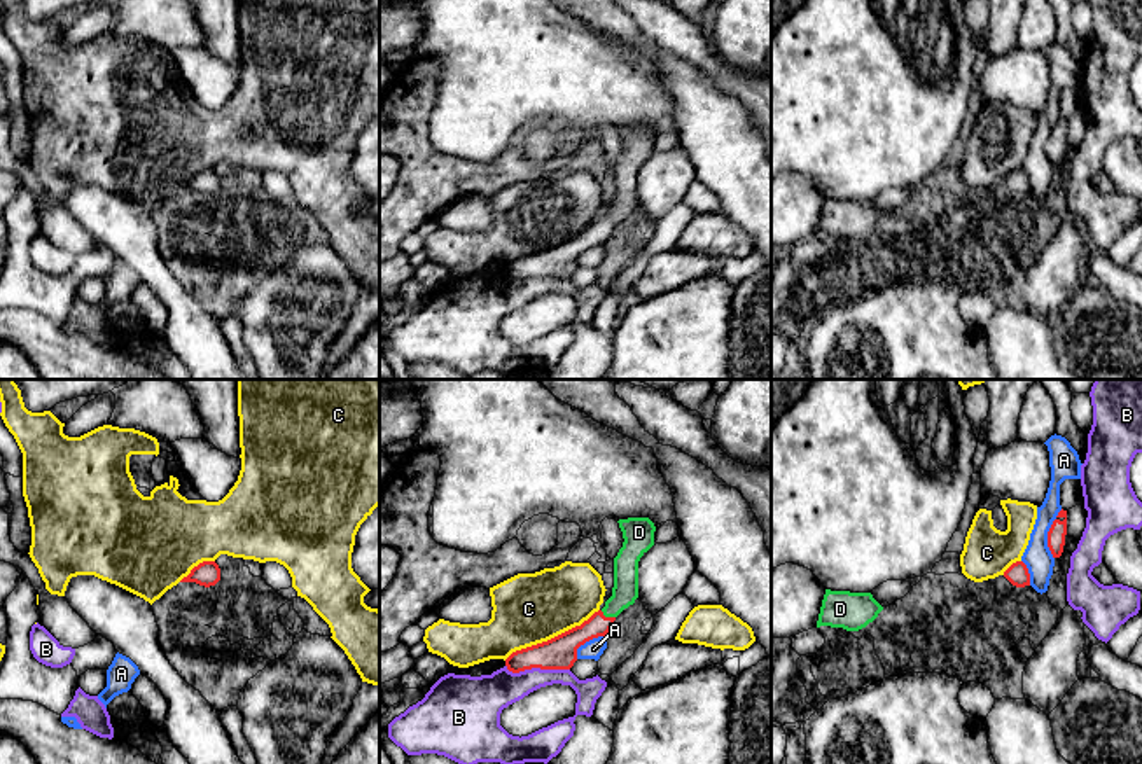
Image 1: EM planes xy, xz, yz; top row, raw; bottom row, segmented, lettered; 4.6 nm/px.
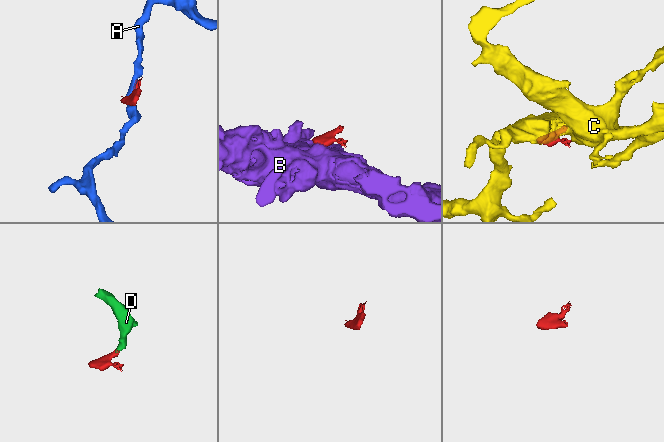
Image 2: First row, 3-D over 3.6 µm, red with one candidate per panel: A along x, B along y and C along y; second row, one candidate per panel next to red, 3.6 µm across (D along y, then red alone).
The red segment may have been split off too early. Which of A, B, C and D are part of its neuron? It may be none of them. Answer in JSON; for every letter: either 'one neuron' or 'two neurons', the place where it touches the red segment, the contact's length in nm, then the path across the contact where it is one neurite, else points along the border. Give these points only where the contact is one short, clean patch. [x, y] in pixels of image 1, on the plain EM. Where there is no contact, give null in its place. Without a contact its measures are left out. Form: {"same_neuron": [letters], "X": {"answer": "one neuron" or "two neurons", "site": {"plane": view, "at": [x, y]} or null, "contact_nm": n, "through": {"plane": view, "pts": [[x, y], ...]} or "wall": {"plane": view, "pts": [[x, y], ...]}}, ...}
{"same_neuron": ["D"], "A": {"answer": "two neurons", "site": {"plane": "yz", "at": [1048, 142]}, "contact_nm": 240}, "B": {"answer": "two neurons", "site": {"plane": "xz", "at": [537, 275]}, "contact_nm": 300, "wall": {"plane": "xz", "pts": [[506, 273], [513, 280], [569, 277]]}}, "C": {"answer": "two neurons", "site": {"plane": "xz", "at": [551, 247]}, "contact_nm": 500}, "D": {"answer": "one neuron", "site": {"plane": "xz", "at": [607, 226]}, "contact_nm": 80, "through": {"plane": "xz", "pts": [[564, 256], [607, 226], [625, 200]]}}}

